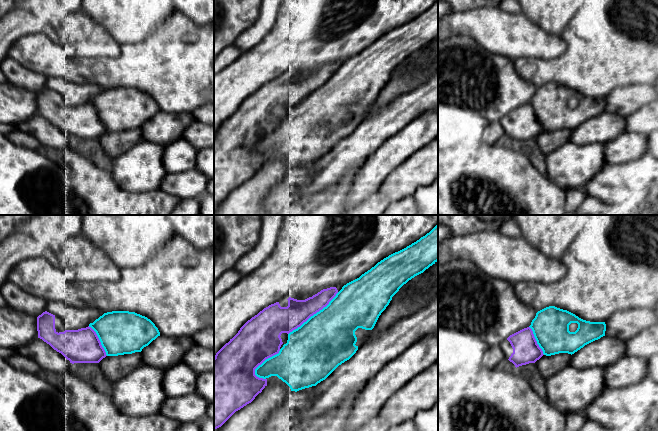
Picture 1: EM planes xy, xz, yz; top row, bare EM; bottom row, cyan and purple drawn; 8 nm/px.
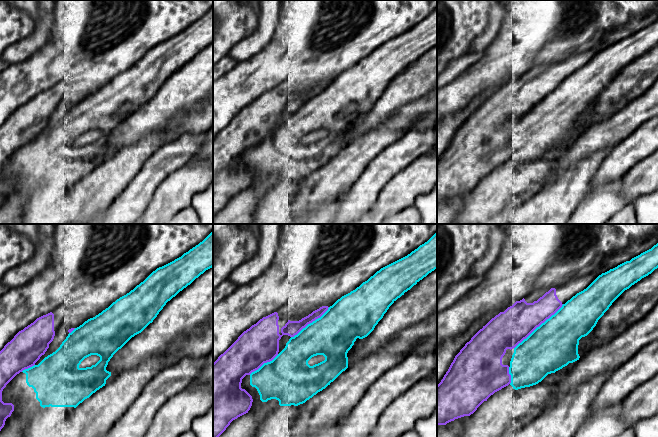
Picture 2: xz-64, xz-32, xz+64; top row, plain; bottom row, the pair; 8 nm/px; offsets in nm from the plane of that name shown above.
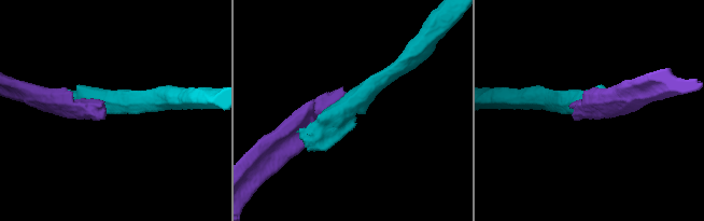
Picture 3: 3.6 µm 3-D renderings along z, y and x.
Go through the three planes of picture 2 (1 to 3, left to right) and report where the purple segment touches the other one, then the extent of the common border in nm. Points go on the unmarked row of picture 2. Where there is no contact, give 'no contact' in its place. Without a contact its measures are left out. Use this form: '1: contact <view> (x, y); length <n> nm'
1: contact xz-64 (28, 144); length 130 nm
2: contact xz-32 (310, 99); length 400 nm
3: contact xz+64 (539, 102); length 550 nm

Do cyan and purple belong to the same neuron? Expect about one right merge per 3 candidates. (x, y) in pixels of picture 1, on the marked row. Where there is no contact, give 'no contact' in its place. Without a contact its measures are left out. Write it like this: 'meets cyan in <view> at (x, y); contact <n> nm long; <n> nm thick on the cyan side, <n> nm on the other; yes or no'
meets cyan in xz at (314, 314); contact 550 nm long; 460 nm thick on the cyan side, 200 nm on the other; yes

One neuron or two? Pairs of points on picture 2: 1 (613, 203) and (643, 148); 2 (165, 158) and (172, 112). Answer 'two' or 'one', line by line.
1: two
2: two

